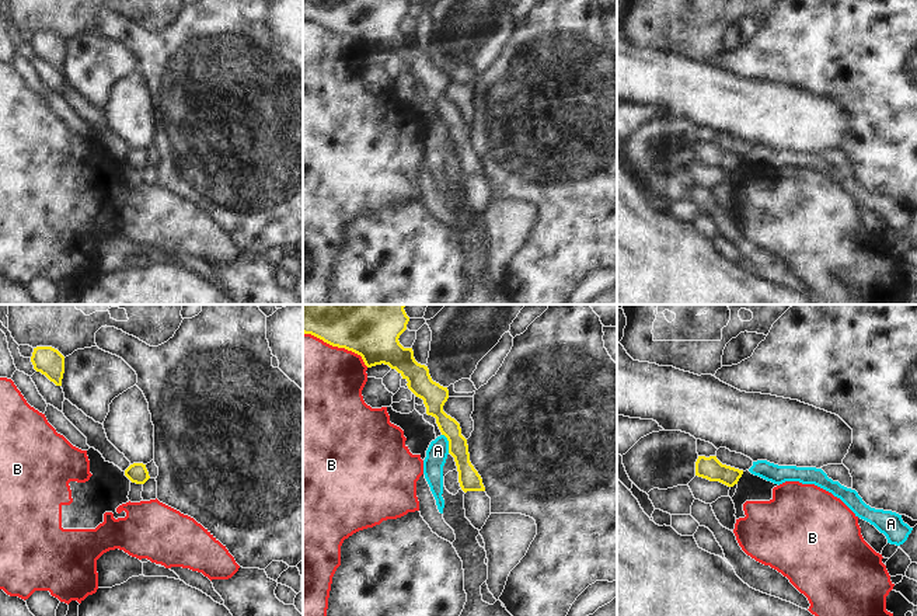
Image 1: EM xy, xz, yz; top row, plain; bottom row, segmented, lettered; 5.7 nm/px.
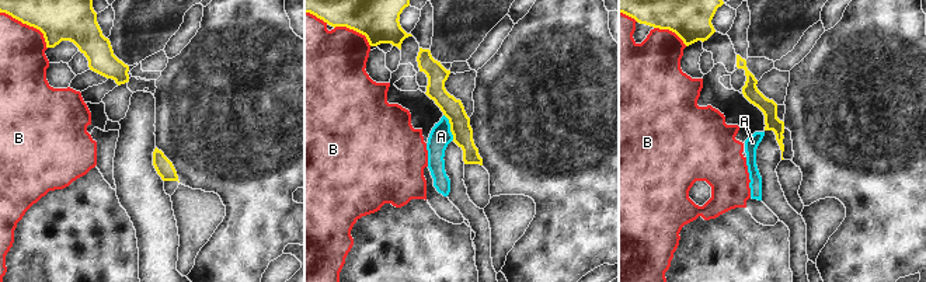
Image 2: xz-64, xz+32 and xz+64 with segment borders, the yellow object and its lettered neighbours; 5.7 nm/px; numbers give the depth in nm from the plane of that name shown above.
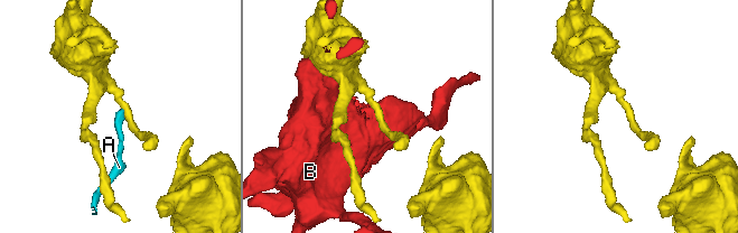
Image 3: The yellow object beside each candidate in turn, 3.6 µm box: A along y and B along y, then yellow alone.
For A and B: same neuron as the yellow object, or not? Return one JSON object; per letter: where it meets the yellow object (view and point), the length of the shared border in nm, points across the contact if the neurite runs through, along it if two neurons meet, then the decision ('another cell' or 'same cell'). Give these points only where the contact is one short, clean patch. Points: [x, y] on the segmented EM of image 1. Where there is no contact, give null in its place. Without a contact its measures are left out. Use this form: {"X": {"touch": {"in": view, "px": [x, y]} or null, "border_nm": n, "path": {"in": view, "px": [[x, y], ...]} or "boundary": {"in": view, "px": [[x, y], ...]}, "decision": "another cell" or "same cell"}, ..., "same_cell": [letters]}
{"A": {"touch": {"in": "xz", "px": [449, 444]}, "border_nm": 120, "boundary": {"in": "xz", "px": [[442, 434], [447, 441], [449, 452]]}, "decision": "another cell"}, "B": {"touch": {"in": "xz", "px": [337, 345]}, "border_nm": 420, "decision": "another cell"}, "same_cell": []}

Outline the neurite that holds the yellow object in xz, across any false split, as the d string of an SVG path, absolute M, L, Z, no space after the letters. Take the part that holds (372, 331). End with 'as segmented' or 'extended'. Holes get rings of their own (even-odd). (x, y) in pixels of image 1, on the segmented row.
M303 304L303 333L360 355L367 368L384 363L395 369L408 382L408 389L423 400L426 414L436 418L442 435L447 438L461 490L485 491L481 476L470 462L460 424L443 411L449 399L447 387L433 382L428 366L415 361L412 348L404 348L398 341L409 321L404 307L405 304Z; as segmented

